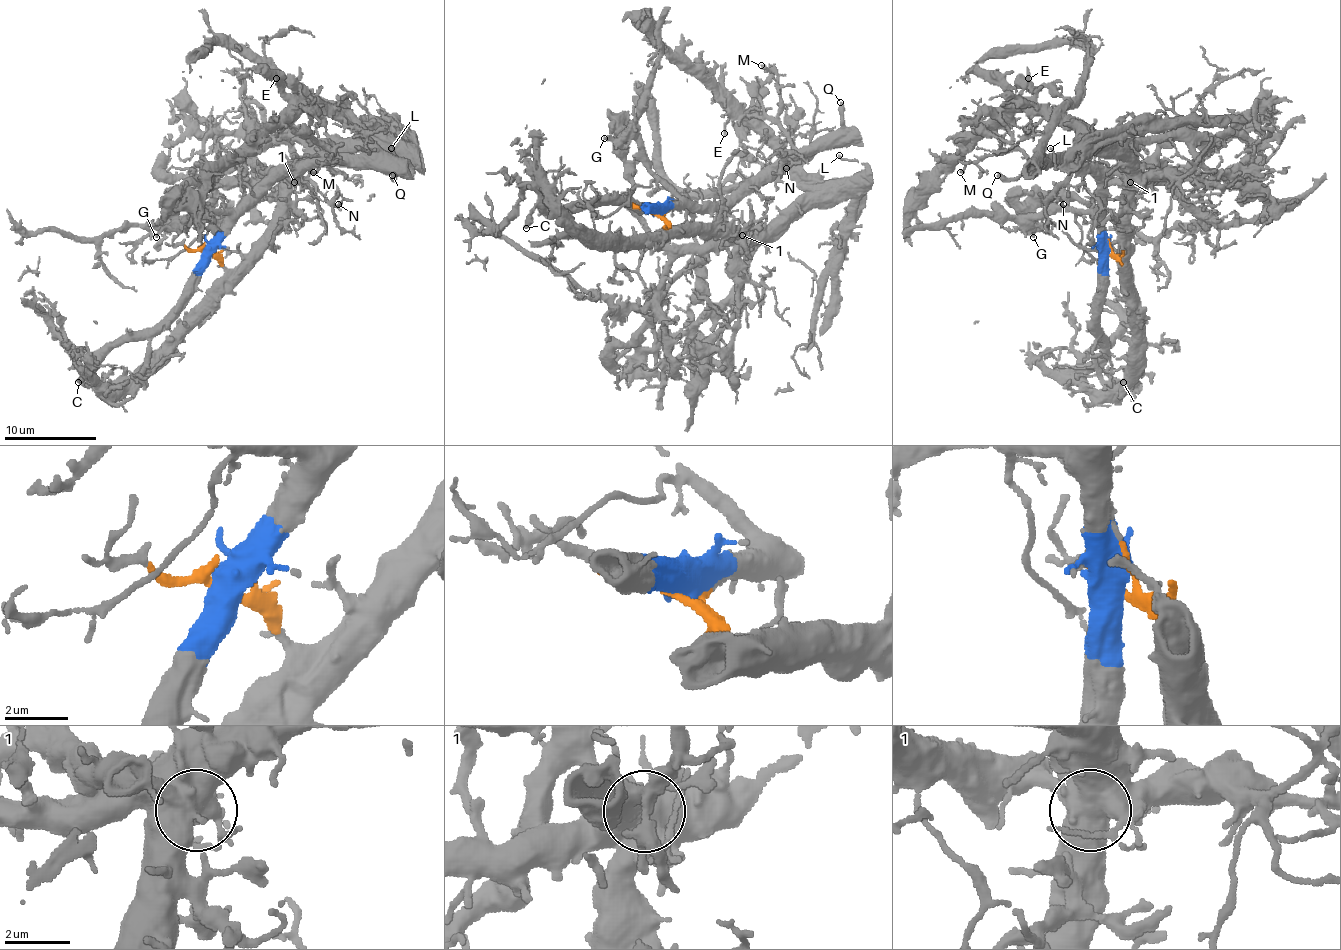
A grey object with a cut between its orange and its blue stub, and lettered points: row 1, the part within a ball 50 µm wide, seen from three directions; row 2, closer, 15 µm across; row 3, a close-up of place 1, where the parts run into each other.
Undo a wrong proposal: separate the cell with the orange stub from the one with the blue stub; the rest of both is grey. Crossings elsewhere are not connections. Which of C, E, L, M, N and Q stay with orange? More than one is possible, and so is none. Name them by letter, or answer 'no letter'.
E, L

